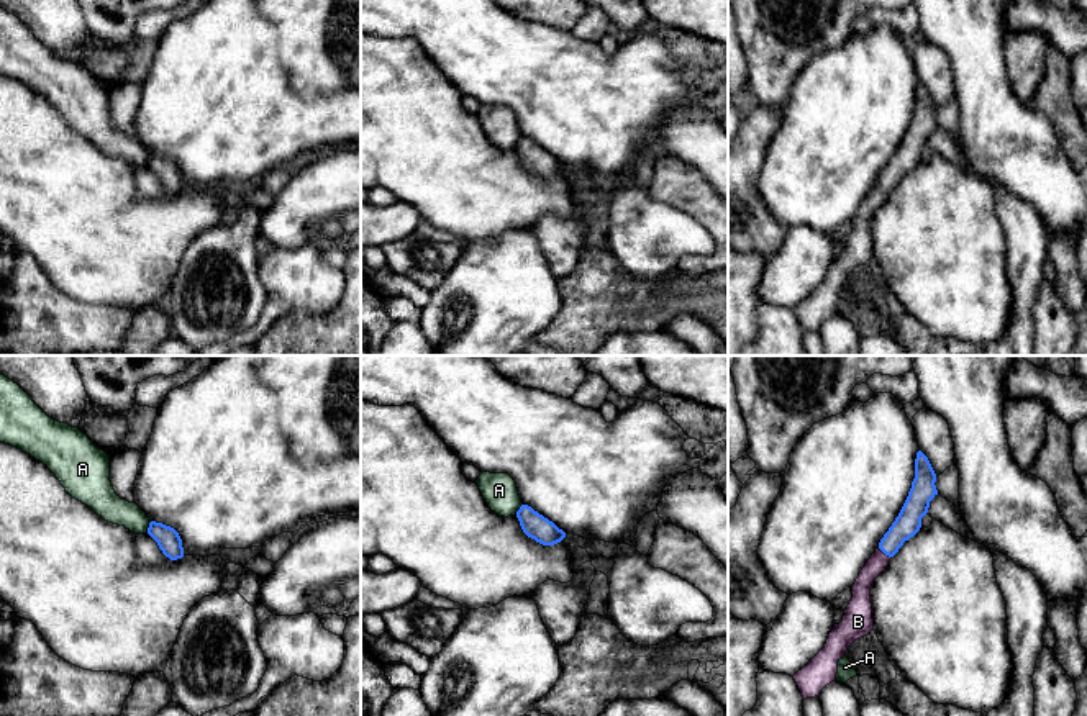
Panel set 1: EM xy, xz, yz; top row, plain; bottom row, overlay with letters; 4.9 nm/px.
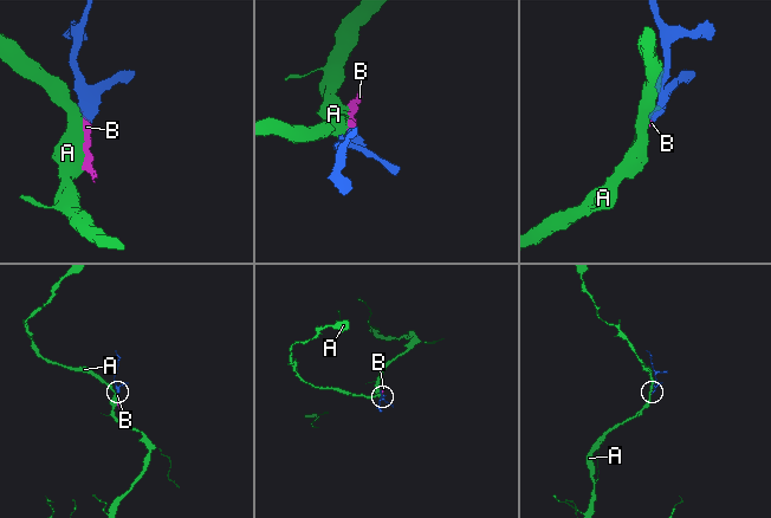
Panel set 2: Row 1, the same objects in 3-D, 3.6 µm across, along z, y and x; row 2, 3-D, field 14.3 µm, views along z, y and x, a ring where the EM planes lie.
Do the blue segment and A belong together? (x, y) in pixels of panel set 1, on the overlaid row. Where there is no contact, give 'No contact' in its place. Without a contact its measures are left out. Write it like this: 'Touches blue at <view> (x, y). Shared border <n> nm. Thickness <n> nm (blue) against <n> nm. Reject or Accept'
Touches blue at xy (150, 526). Shared border 60 nm. Thickness 120 nm (blue) against 140 nm. Reject

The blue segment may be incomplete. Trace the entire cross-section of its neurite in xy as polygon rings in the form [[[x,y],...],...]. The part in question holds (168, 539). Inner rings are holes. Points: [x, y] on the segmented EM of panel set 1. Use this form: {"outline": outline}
{"outline": [[[151,521],[148,534],[157,542],[162,554],[171,560],[184,557],[182,539],[174,528]]]}

